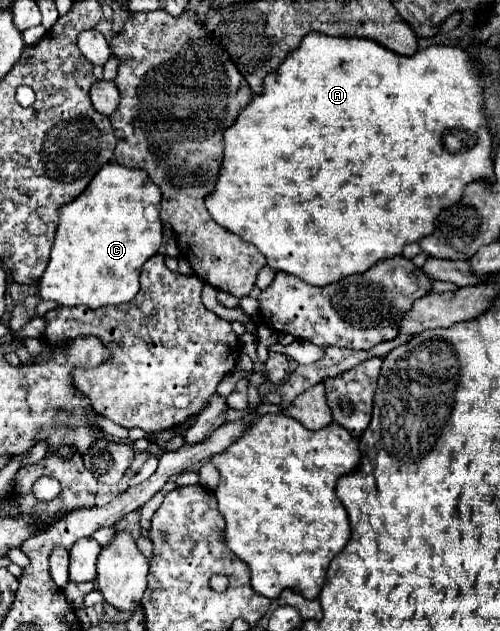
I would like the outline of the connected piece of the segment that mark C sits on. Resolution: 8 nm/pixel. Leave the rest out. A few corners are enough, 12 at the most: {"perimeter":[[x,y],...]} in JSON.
{"perimeter":[[109,162],[59,226],[37,296],[129,302],[161,190]]}

